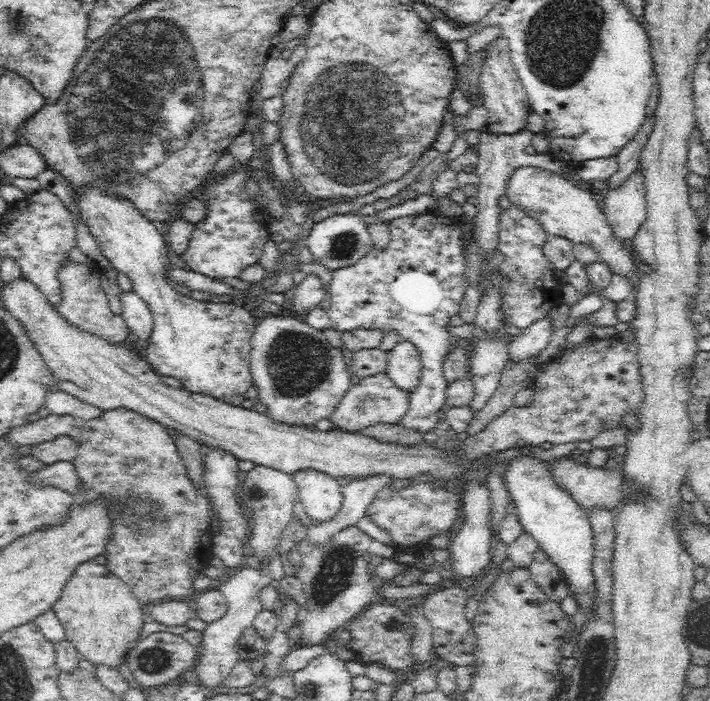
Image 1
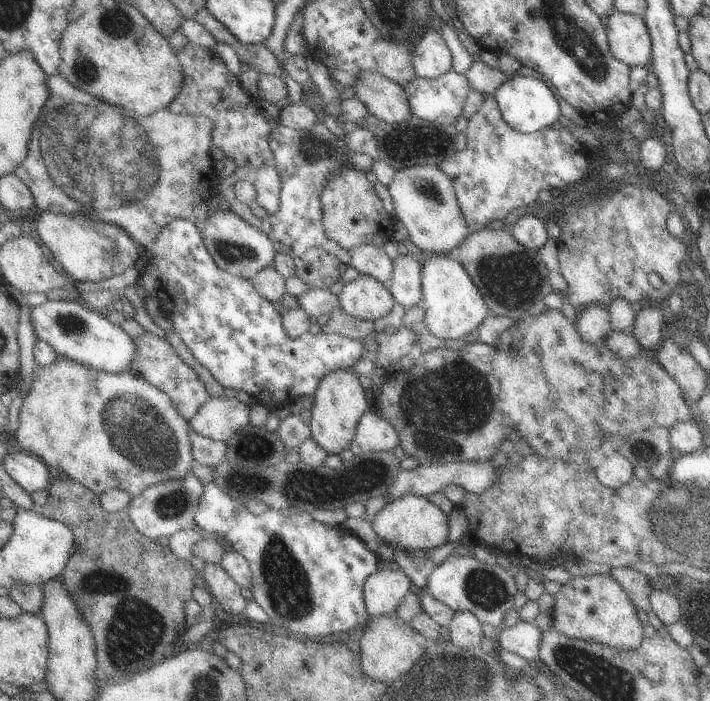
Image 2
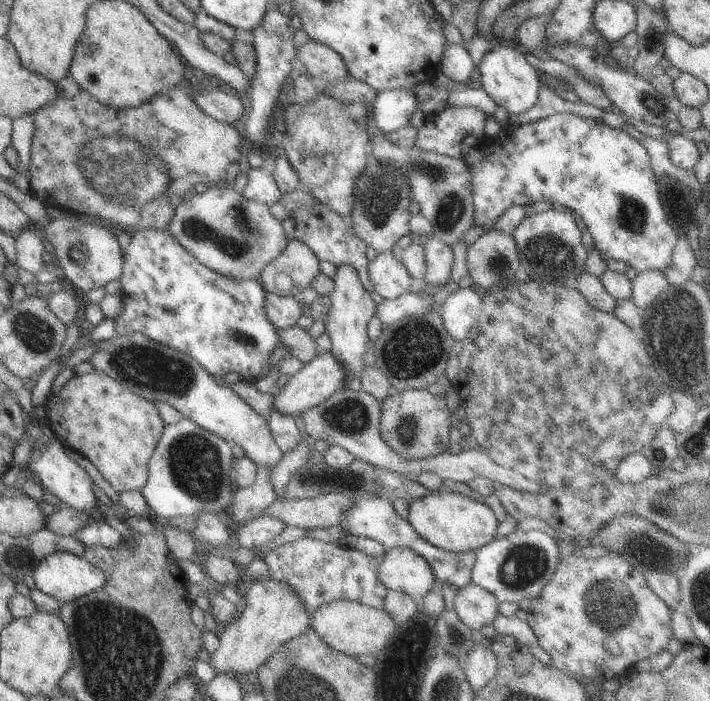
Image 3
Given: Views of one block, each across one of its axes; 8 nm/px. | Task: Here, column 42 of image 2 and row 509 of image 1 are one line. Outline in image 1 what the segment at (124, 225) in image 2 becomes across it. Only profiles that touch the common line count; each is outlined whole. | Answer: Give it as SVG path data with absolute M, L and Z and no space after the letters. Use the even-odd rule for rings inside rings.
M121 407L80 423L78 431L81 438L74 464L85 494L76 495L76 502L88 504L102 497L109 501L113 533L104 553L108 559L106 569L130 587L141 606L194 594L197 590L192 582L210 565L213 554L211 529L215 526L215 516L205 488L195 488L188 477L169 430L146 416Z

